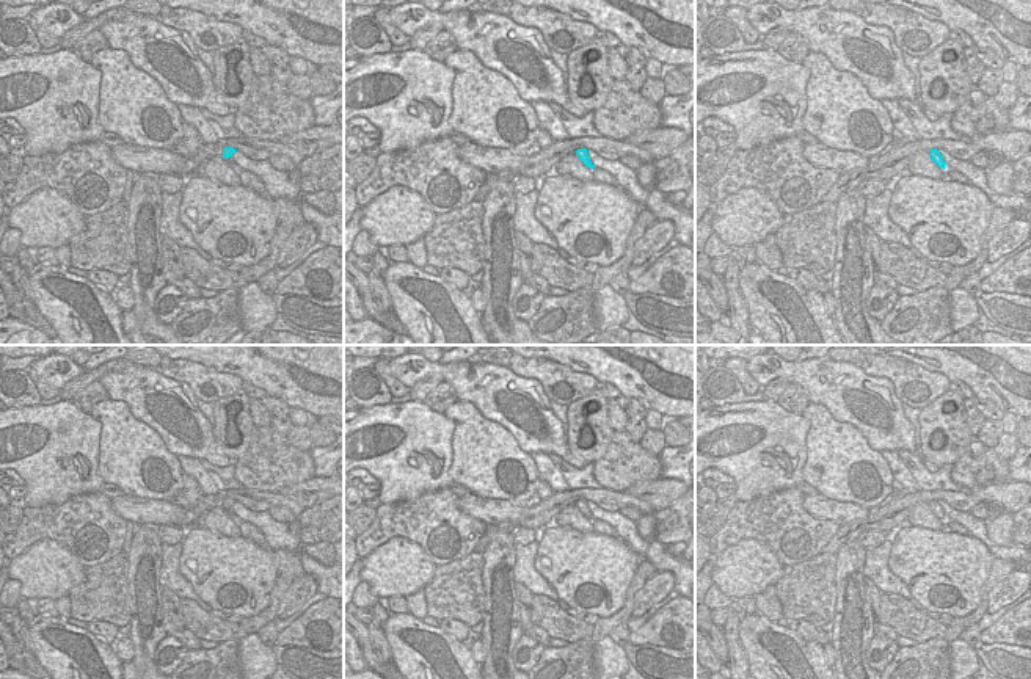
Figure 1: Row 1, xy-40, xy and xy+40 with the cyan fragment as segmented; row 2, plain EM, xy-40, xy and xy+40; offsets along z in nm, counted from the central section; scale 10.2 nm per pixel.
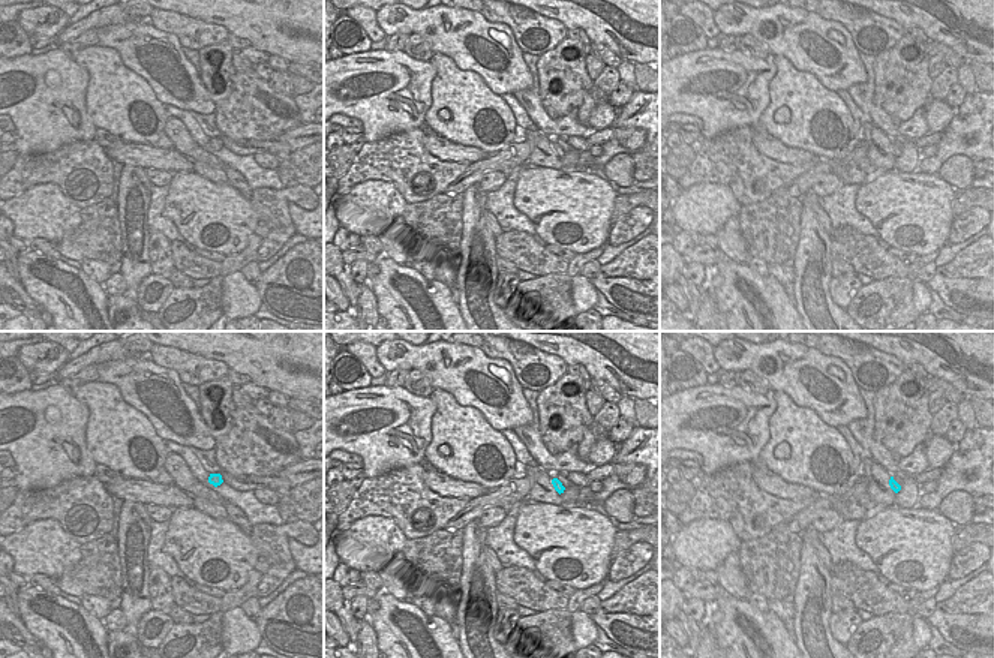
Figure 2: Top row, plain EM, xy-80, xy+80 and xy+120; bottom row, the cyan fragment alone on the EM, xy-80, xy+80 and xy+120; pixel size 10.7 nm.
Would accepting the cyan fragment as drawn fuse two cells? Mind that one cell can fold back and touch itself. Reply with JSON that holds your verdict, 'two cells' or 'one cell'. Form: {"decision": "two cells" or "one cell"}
{"decision": "one cell"}

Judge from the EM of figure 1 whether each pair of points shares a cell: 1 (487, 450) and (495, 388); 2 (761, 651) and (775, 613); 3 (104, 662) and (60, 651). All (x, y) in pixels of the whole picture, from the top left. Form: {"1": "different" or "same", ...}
{"1": "different", "2": "different", "3": "same"}

